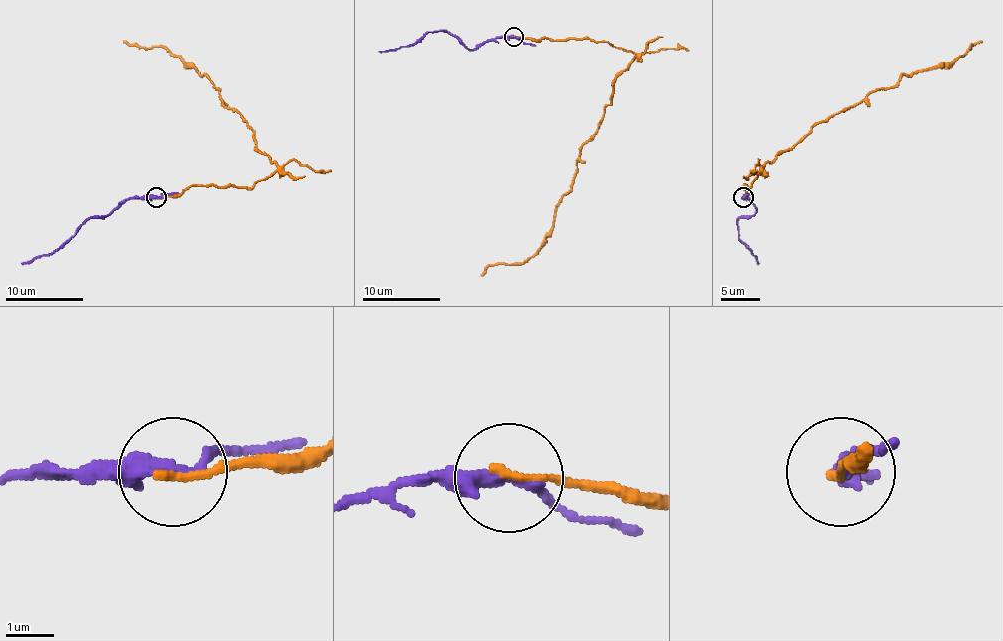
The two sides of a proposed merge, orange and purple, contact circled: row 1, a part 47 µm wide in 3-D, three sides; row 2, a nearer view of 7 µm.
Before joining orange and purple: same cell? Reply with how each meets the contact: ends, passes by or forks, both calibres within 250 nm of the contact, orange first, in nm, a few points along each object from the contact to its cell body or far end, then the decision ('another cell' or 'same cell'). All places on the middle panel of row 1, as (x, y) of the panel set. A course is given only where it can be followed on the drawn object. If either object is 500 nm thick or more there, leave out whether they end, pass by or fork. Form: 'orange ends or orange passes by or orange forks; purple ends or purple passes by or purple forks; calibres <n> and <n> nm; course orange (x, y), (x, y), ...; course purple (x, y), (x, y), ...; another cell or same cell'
orange ends; purple passes by; calibres 160 and 280 nm; course orange (513, 36), (608, 42), (633, 57), (581, 147), (546, 242), (519, 265), (480, 275); course purple (513, 36), (486, 40), (469, 50), (443, 30), (426, 32), (412, 44), (379, 52); another cell

